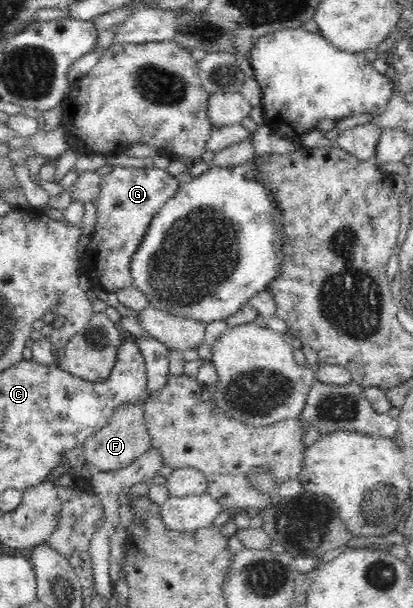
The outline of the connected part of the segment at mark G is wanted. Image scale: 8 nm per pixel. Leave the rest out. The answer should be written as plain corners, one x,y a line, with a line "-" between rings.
151,164
143,169
114,167
109,175
102,177
100,197
95,201
97,221
89,245
96,249
94,271
105,290
117,293
133,286
130,259
153,217
177,194
180,185
180,181
170,176
166,169
156,169

